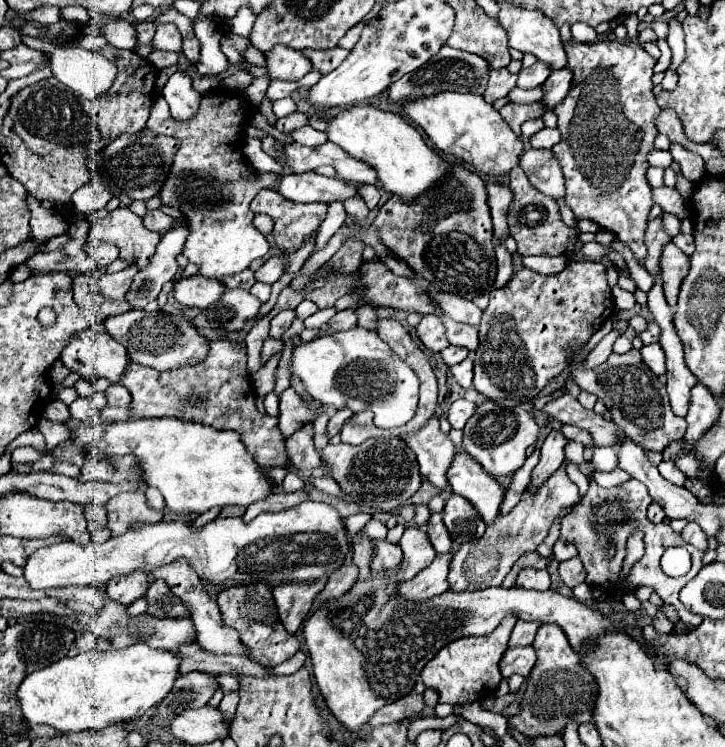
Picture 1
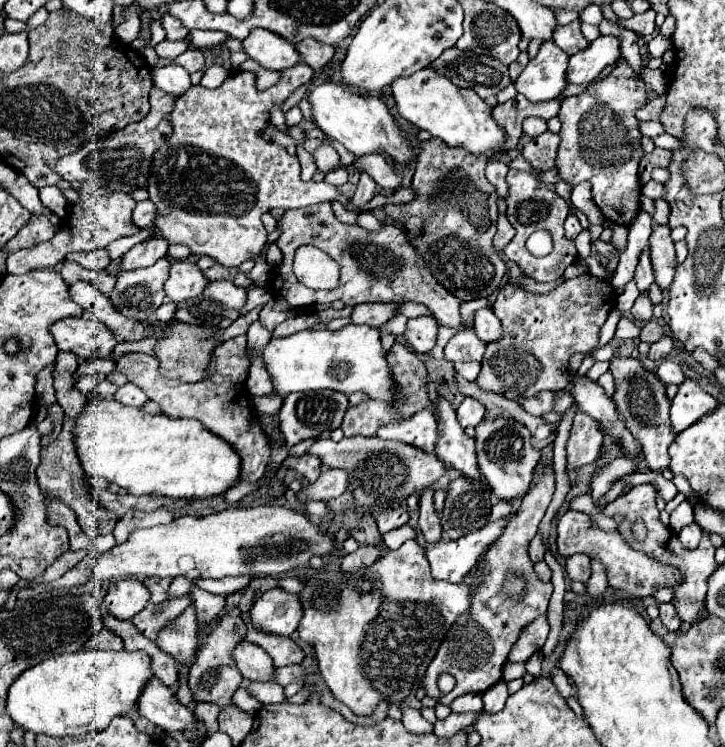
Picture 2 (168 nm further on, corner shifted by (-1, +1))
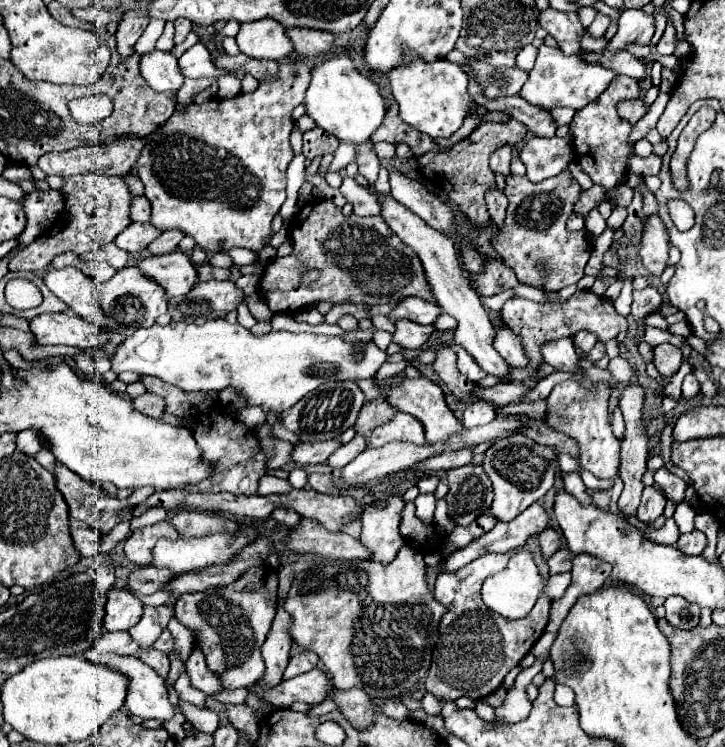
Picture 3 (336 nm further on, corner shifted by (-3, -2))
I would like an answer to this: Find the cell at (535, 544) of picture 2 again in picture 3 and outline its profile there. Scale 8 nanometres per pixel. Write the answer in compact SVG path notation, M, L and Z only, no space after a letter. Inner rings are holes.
M549 526L545 528L541 534L539 534L539 542L541 542L541 552L543 552L543 558L551 558L559 548L561 548L561 540L559 540L559 534Z

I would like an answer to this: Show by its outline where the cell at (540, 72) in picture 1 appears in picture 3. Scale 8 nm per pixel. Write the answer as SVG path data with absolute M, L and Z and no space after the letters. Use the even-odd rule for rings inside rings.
M543 44L539 48L535 68L529 72L529 78L523 84L519 96L543 110L561 108L561 106L579 110L585 104L593 102L609 86L613 78L615 78L615 72L603 68L601 64L587 64L579 56L565 56L559 48L551 48Z

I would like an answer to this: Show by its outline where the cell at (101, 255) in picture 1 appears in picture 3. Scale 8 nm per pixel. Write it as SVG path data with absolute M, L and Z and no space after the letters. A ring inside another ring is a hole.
M147 222L147 224L129 224L129 226L115 238L115 244L117 244L121 250L129 252L129 254L137 254L137 252L145 250L147 244L149 244L151 240L155 240L159 234L161 234L161 232L159 232L155 226L151 226L149 222Z

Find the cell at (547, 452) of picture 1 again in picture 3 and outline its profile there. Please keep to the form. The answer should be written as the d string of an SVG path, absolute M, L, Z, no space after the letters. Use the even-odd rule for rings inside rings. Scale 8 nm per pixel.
M537 534L529 536L529 540L523 546L513 548L505 554L487 554L461 568L461 572L453 574L441 572L437 576L433 596L449 610L439 624L439 640L435 644L431 668L427 672L427 682L425 682L427 692L431 692L435 698L439 700L455 700L459 696L469 696L473 700L485 698L487 694L491 694L501 686L505 674L523 660L523 656L543 634L549 622L549 608L551 608L551 600L547 594L541 594L533 610L521 620L507 620L485 608L481 600L481 586L485 578L503 570L509 558L523 550L527 550L533 556L541 578L549 578L549 568L541 556Z

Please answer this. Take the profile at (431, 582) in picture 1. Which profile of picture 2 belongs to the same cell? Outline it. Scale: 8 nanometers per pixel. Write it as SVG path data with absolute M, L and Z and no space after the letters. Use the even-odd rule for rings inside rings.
M515 511L509 517L487 523L485 527L457 541L439 541L437 545L431 545L427 549L427 559L431 565L433 577L441 581L449 581L449 583L461 583L465 575L473 569L473 565L477 565L485 549L503 535L513 515Z

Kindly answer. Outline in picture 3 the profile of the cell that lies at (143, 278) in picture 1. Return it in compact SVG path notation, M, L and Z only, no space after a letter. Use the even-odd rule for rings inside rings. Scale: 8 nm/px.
M129 266L123 270L117 270L117 274L99 284L101 294L101 310L105 314L105 326L111 332L131 336L139 328L149 328L155 324L157 316L167 312L167 298L161 284L147 278L137 266Z

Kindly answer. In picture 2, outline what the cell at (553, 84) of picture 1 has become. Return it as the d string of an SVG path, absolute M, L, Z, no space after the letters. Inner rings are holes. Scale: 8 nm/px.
M601 35L599 39L589 43L589 47L585 51L579 51L569 59L567 81L569 83L587 83L587 81L595 79L601 73L601 69L615 63L617 59L621 59L619 37Z

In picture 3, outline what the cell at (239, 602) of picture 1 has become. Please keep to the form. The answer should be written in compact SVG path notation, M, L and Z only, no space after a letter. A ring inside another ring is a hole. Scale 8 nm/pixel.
M299 652L295 656L289 658L289 664L285 668L285 678L291 678L291 676L299 676L299 674L305 674L309 670L313 670L319 662L319 656L315 652Z

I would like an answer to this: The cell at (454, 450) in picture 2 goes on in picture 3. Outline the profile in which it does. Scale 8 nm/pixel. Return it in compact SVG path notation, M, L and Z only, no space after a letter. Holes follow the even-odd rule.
M405 378L397 388L391 388L391 390L383 390L383 384L375 384L373 380L361 380L357 384L365 398L367 400L373 400L375 396L381 396L385 394L389 398L389 402L399 408L401 412L407 412L411 416L417 416L421 420L421 424L425 426L425 432L427 432L427 442L429 444L435 444L435 442L447 442L453 434L459 434L463 430L463 424L455 418L455 414L449 410L447 402L445 402L445 396L443 396L443 390L431 382L429 378L419 378L419 380L411 380L411 378Z

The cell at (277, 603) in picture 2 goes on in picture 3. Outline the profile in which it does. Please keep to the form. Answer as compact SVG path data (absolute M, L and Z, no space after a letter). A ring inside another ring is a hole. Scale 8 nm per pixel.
M277 608L269 636L267 636L265 644L261 646L261 654L263 654L265 666L267 666L265 676L261 678L261 684L275 686L283 678L283 670L287 666L289 650L293 644L289 628L291 628L291 614L285 612L283 608Z

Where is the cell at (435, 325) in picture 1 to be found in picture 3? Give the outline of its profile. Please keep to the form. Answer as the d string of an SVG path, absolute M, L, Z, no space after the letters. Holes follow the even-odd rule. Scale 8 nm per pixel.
M399 320L395 324L395 332L393 332L393 342L397 342L399 346L407 348L407 350L419 350L435 332L433 326L423 326L423 324L415 324L411 320Z

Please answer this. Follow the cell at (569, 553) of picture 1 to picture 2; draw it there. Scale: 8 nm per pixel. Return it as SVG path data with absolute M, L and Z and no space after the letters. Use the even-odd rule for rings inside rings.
M567 511L561 519L559 519L559 537L557 537L557 547L559 553L563 557L571 557L575 553L587 553L589 557L595 557L603 563L605 571L607 571L607 581L609 587L613 589L623 589L629 591L633 597L651 597L655 591L663 589L663 587L675 587L683 581L683 575L679 569L673 569L671 565L663 565L657 559L653 559L651 555L643 553L643 551L635 551L631 549L625 539L621 537L621 533L617 529L613 531L601 531L599 527L591 525L589 515L579 513L579 511Z

